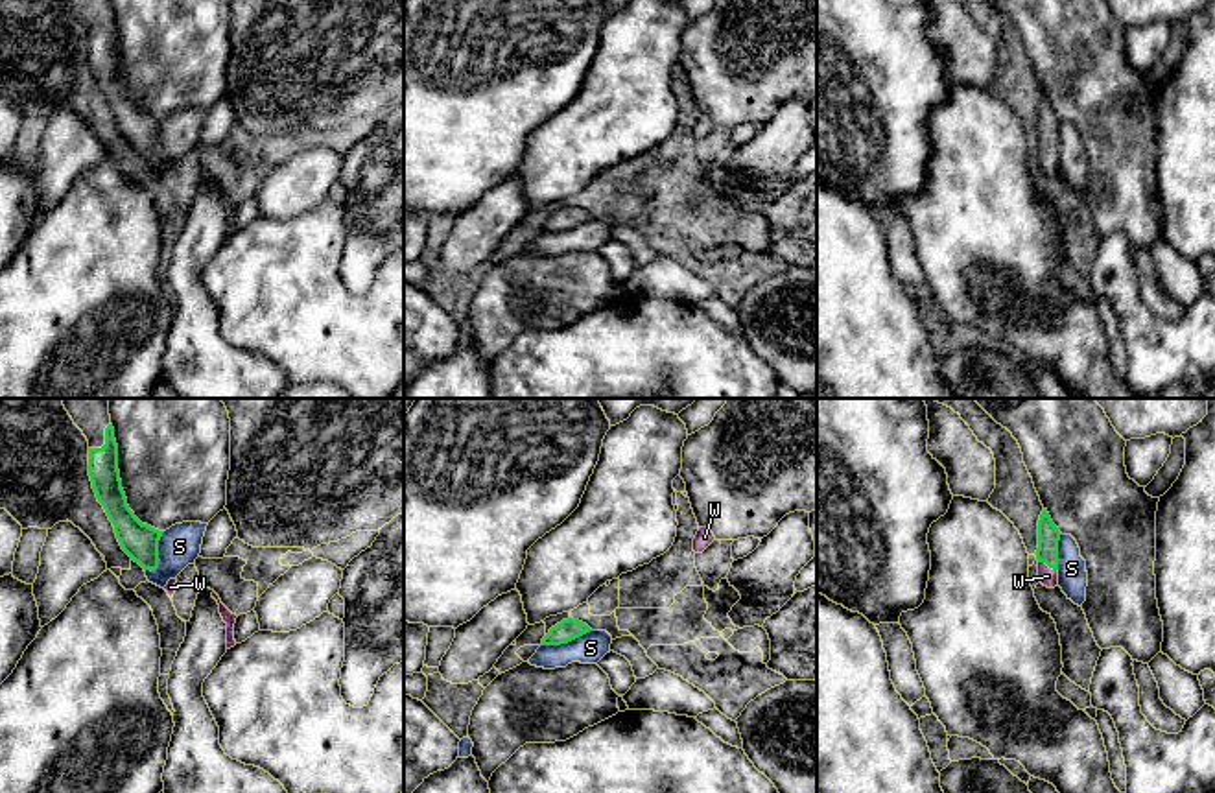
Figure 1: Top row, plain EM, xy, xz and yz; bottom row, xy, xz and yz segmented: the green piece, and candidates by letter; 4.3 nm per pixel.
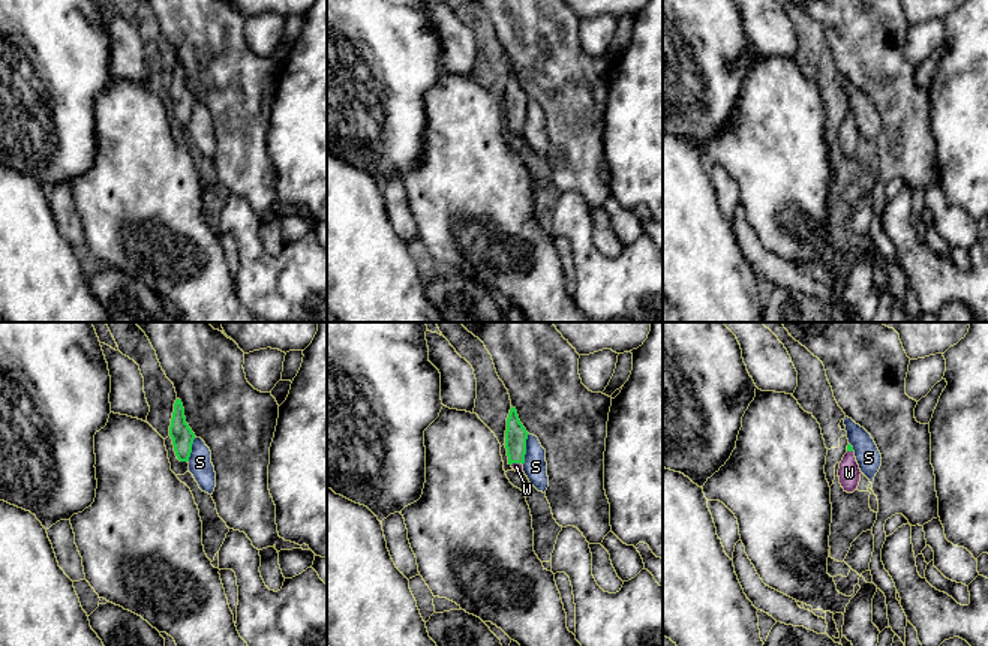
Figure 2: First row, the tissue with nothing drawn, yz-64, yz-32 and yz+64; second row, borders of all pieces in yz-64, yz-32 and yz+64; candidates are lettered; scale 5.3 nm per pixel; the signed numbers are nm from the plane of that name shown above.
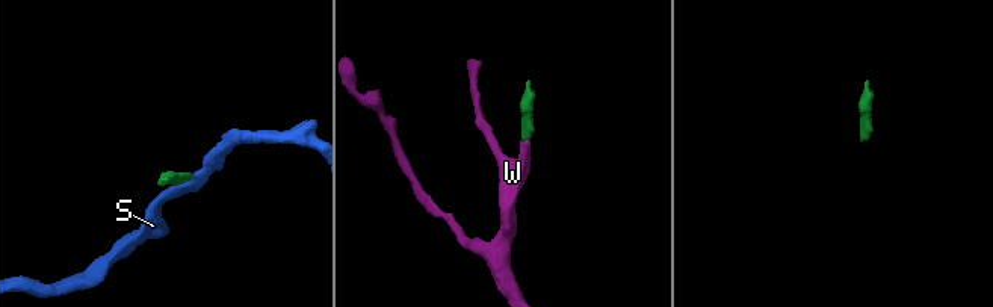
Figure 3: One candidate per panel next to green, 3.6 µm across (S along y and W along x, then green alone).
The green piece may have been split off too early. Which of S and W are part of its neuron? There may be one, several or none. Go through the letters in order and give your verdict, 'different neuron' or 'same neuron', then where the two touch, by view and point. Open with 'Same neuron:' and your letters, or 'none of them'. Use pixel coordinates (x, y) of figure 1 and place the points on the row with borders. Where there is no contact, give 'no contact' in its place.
Same neuron: W
S: different neuron | xy (157, 556)
W: same neuron | yz (1048, 565)

